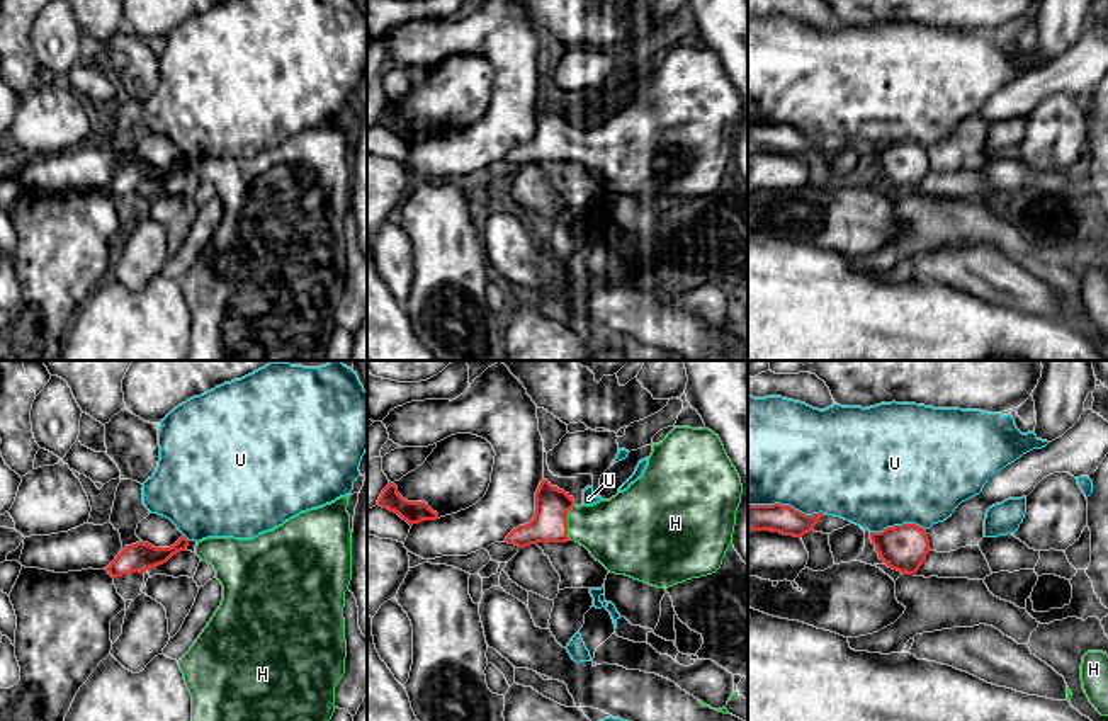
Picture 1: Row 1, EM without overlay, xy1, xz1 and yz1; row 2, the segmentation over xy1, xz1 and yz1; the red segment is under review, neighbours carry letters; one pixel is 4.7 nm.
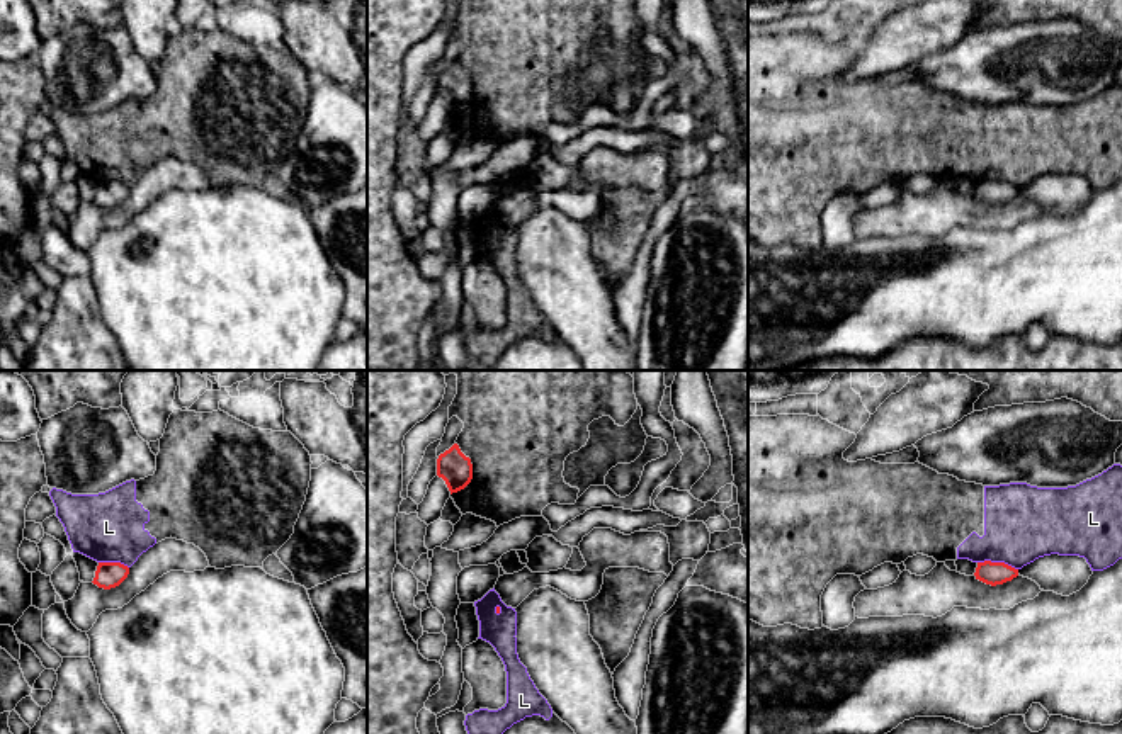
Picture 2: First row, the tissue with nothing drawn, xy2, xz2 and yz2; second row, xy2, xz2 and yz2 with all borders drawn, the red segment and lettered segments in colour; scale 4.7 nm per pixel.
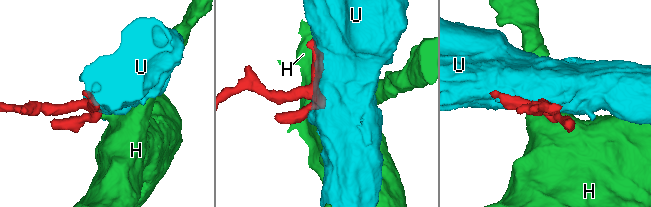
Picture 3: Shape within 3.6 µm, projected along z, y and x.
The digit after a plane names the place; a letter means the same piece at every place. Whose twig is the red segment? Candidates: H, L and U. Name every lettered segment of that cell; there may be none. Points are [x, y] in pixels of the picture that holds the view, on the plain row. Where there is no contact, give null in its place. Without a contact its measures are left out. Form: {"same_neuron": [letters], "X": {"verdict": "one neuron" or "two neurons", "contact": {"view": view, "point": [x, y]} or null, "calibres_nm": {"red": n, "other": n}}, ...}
{"same_neuron": ["H"], "H": {"verdict": "one neuron", "contact": {"view": "xz1", "point": [566, 141]}, "calibres_nm": {"red": 170, "other": 320}}, "L": {"verdict": "two neurons", "contact": {"view": "yz2", "point": [998, 182]}, "calibres_nm": {"red": 110, "other": 360}}, "U": {"verdict": "two neurons", "contact": {"view": "yz1", "point": [785, 124]}, "calibres_nm": {"red": 140, "other": 480}}}

